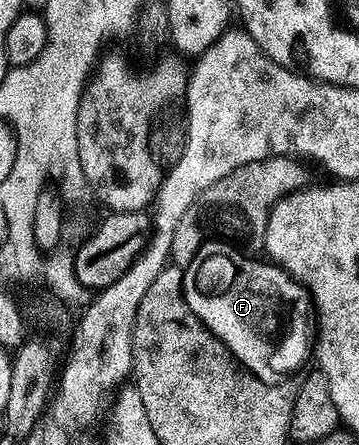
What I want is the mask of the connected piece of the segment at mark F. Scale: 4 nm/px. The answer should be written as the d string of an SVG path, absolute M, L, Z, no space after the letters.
M207 239L200 249L194 255L191 262L183 269L183 298L185 303L189 303L189 307L193 311L193 315L197 315L197 319L203 321L204 327L223 344L230 353L243 365L254 377L262 377L264 379L283 379L294 369L299 369L303 365L303 360L307 357L307 352L312 352L313 349L313 302L306 289L291 276L290 273L284 271L280 266L274 263L268 263L266 260L254 261L254 256L248 255L246 257L243 253L238 253L234 249L234 244L228 243L226 245L223 241L212 241Z

